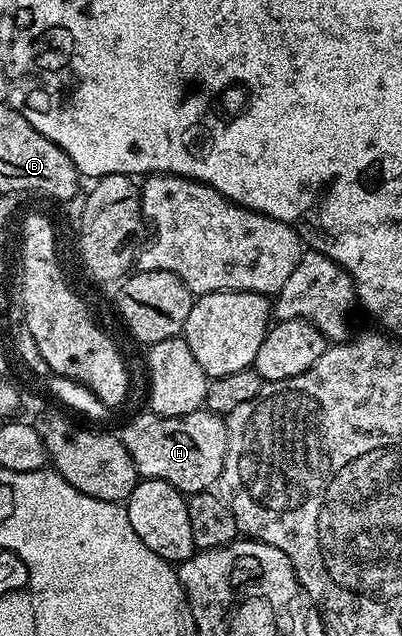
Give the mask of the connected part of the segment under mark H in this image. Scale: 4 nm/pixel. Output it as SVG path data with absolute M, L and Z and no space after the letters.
M146 410L130 418L120 431L120 439L128 454L132 454L139 477L166 480L183 494L213 489L222 477L226 422L213 412L199 410L183 416L156 416Z

